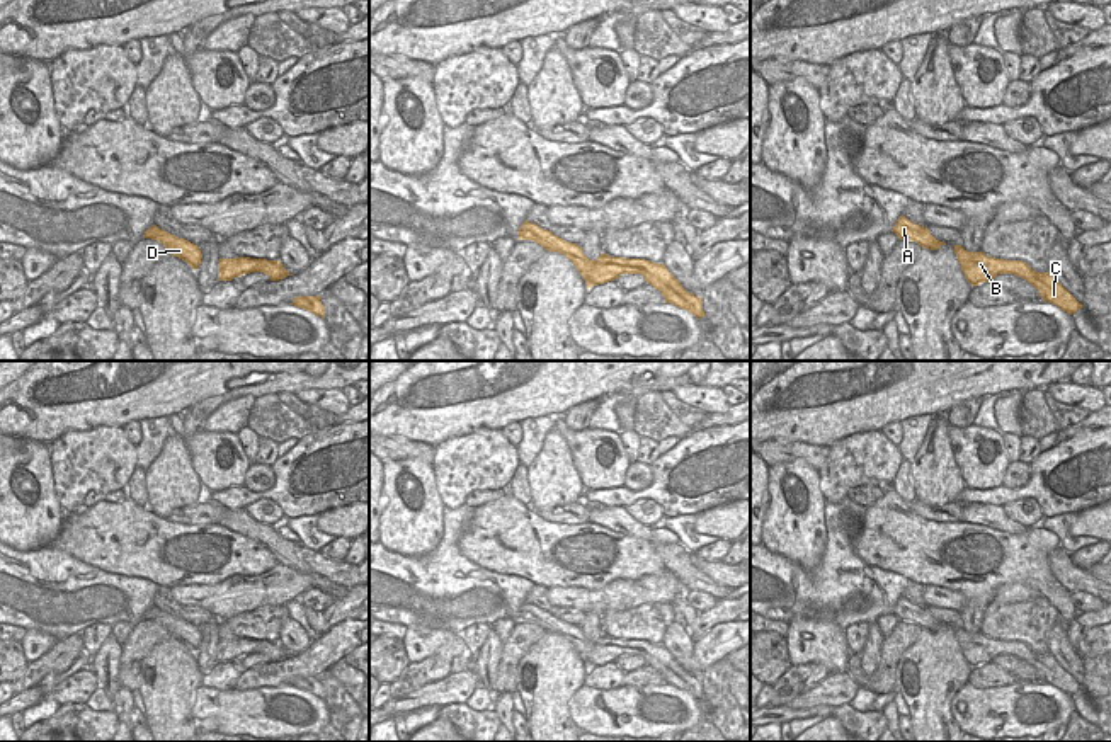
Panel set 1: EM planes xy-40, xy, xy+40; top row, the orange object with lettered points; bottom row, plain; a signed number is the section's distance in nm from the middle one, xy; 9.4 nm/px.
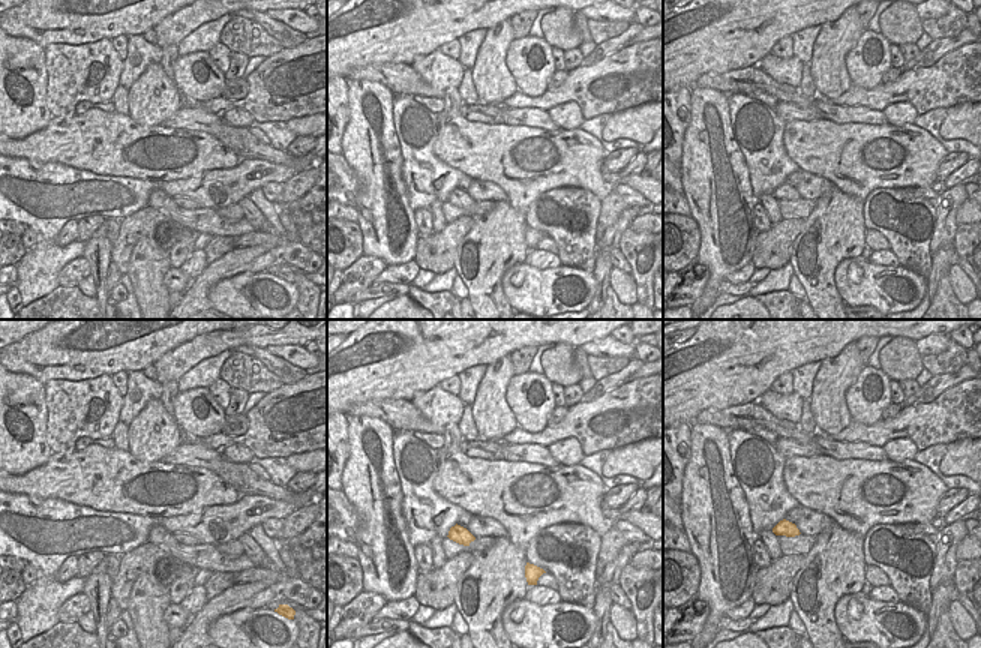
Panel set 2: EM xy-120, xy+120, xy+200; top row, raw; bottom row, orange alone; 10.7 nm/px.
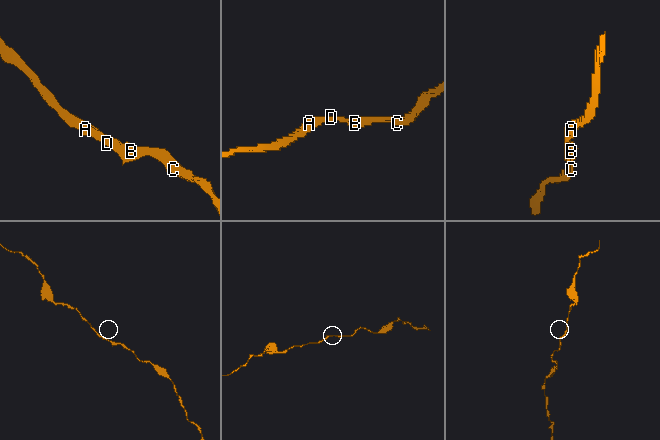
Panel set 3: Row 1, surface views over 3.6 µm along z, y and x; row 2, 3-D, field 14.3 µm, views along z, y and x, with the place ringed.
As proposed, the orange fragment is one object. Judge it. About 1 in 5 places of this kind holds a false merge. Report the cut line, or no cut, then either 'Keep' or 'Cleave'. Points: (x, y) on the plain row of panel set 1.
No split. Keep.

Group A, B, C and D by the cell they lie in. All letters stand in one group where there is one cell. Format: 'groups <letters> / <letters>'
groups A B C D

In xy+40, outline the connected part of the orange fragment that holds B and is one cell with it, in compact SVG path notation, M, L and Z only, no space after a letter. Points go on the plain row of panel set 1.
M954 626L956 640L963 657L971 667L992 662L997 655L1014 655L1033 665L1041 682L1048 682L1067 694L1075 694L1082 686L1048 654L1036 654L1023 642L1004 642L985 636L983 633L966 633Z

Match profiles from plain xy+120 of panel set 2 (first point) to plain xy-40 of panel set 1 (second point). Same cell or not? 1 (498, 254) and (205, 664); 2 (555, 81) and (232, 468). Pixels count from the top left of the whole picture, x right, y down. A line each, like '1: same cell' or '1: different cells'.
1: different cells
2: different cells

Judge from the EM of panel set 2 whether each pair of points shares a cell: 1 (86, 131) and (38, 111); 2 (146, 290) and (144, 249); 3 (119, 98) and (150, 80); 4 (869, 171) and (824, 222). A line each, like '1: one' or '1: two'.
1: two
2: one
3: two
4: two

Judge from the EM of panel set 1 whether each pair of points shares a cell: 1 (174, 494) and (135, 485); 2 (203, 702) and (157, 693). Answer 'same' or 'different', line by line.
1: different
2: different

